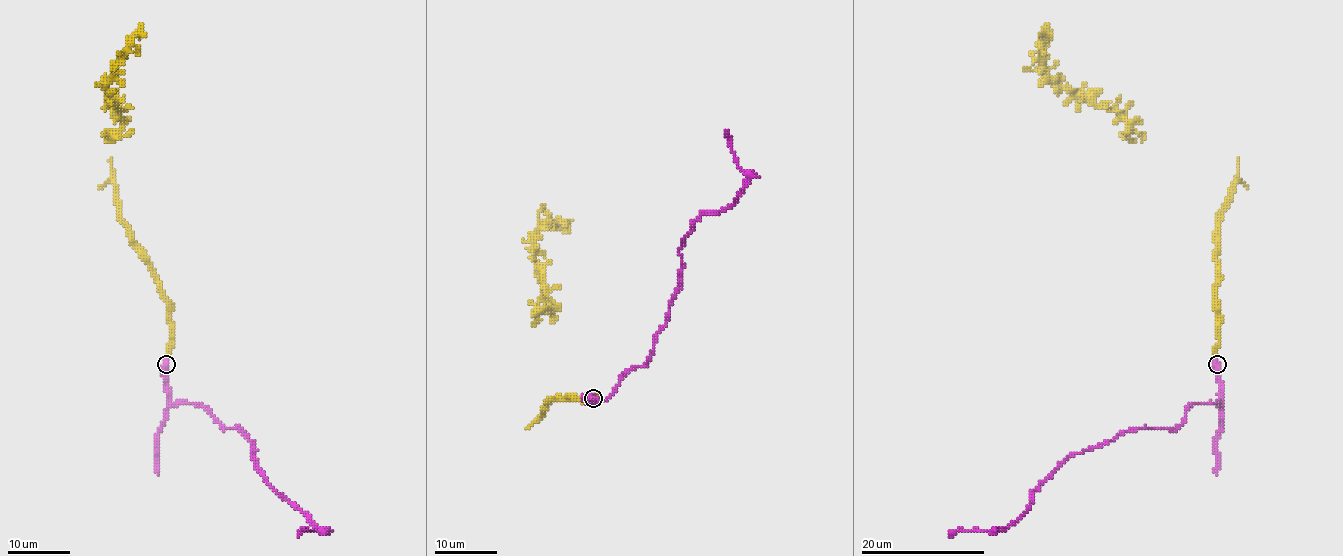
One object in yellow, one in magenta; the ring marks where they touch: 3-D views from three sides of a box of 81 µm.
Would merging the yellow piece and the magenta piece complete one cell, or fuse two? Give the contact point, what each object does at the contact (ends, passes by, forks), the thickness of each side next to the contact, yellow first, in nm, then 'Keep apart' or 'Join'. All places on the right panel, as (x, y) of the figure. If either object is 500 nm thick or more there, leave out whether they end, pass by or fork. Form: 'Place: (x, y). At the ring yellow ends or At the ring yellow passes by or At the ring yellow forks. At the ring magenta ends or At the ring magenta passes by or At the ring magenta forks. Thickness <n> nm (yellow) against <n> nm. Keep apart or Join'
Place: (1217, 364). Thickness 360 nm (yellow) against 500 nm. Join

